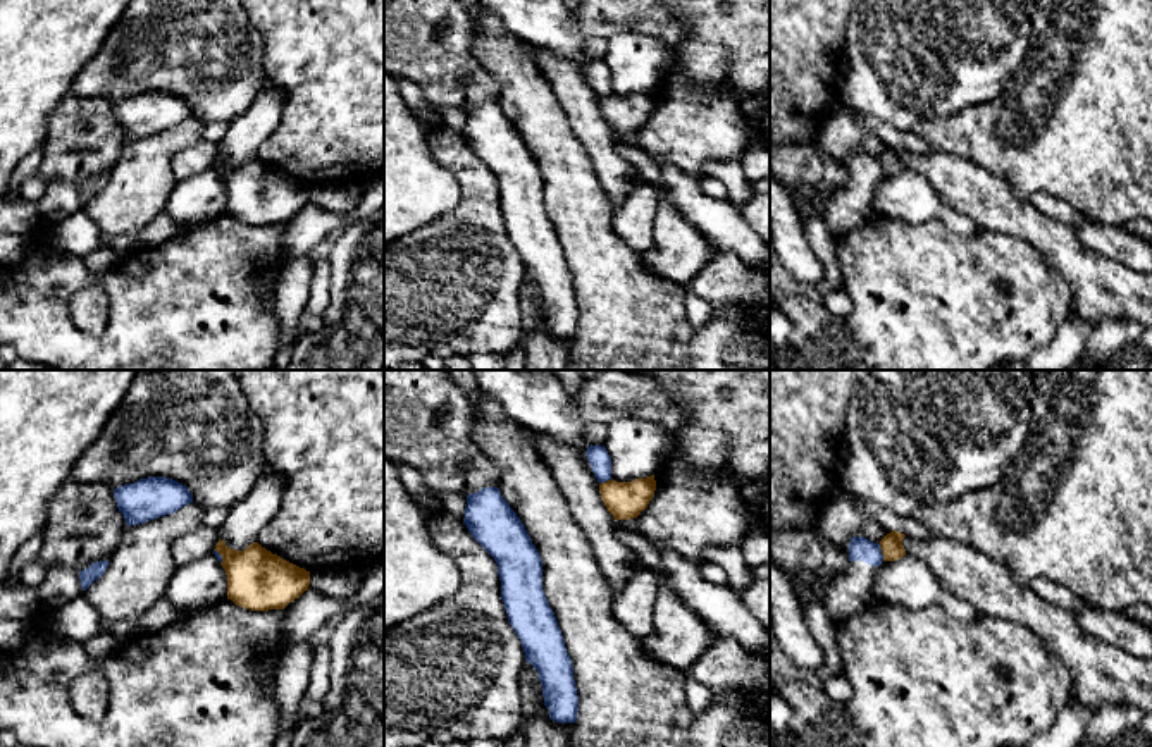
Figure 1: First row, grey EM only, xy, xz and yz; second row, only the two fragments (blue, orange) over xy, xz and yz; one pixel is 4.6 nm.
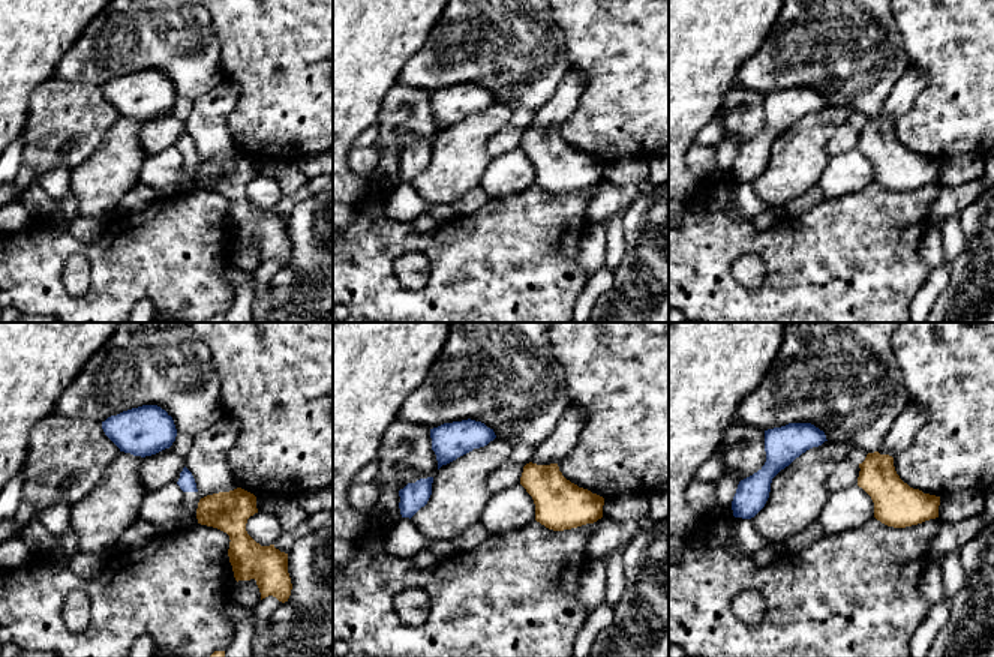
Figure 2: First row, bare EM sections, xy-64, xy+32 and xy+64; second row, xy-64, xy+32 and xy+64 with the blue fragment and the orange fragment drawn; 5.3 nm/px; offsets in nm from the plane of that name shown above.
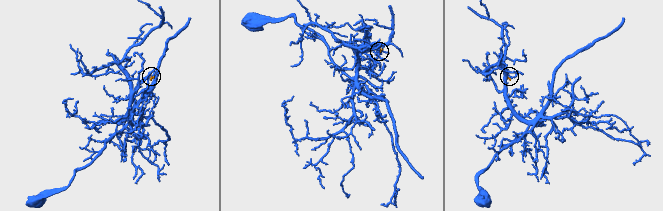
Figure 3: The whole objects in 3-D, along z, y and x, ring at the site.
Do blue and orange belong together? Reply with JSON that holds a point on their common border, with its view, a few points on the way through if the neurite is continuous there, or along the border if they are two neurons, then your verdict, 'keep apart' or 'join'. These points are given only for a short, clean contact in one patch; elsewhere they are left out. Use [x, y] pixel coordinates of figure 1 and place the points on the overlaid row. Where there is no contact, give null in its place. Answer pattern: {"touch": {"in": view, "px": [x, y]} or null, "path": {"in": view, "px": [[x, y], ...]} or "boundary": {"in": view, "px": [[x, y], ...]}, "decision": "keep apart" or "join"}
{"touch": {"in": "yz", "px": [880, 553]}, "boundary": {"in": "yz", "px": [[879, 544], [884, 560]]}, "decision": "keep apart"}

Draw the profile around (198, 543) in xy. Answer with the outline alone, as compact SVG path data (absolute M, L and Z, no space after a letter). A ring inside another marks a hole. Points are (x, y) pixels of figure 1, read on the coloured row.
M201 523L172 542L172 558L177 566L188 565L212 554L217 542L217 530Z

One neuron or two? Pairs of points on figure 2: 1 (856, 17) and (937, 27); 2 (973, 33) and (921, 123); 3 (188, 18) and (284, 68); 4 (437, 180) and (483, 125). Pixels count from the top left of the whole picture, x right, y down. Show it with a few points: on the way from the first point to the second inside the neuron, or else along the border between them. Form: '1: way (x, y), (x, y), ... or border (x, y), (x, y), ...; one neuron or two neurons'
1: border (891, 15), (907, 54); two neurons
2: way (973, 56), (973, 71), (943, 101); one neuron
3: border (209, 15), (219, 42), (222, 66); two neurons
4: way (450, 167), (459, 158), (459, 152), (470, 138); one neuron

